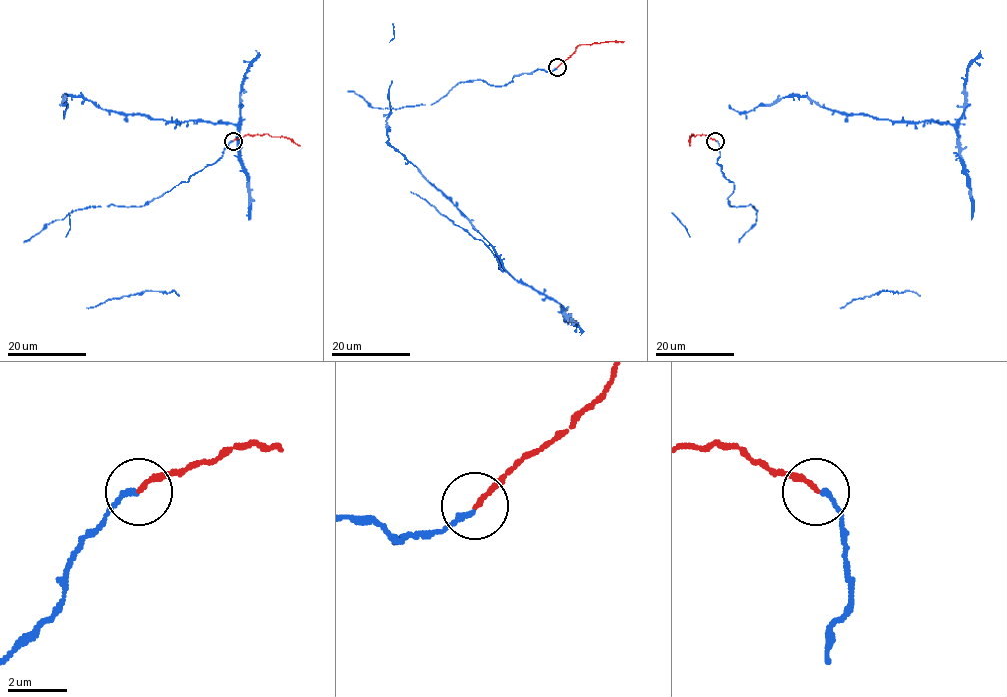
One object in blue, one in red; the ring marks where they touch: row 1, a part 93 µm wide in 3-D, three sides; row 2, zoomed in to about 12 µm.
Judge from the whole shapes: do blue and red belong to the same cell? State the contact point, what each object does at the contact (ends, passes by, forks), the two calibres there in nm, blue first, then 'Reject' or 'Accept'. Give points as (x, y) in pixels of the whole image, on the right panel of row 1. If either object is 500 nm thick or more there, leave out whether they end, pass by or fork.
Place: (715, 141). At the ring blue ends. At the ring red ends. Thickness 170 nm (blue) against 160 nm. Accept

